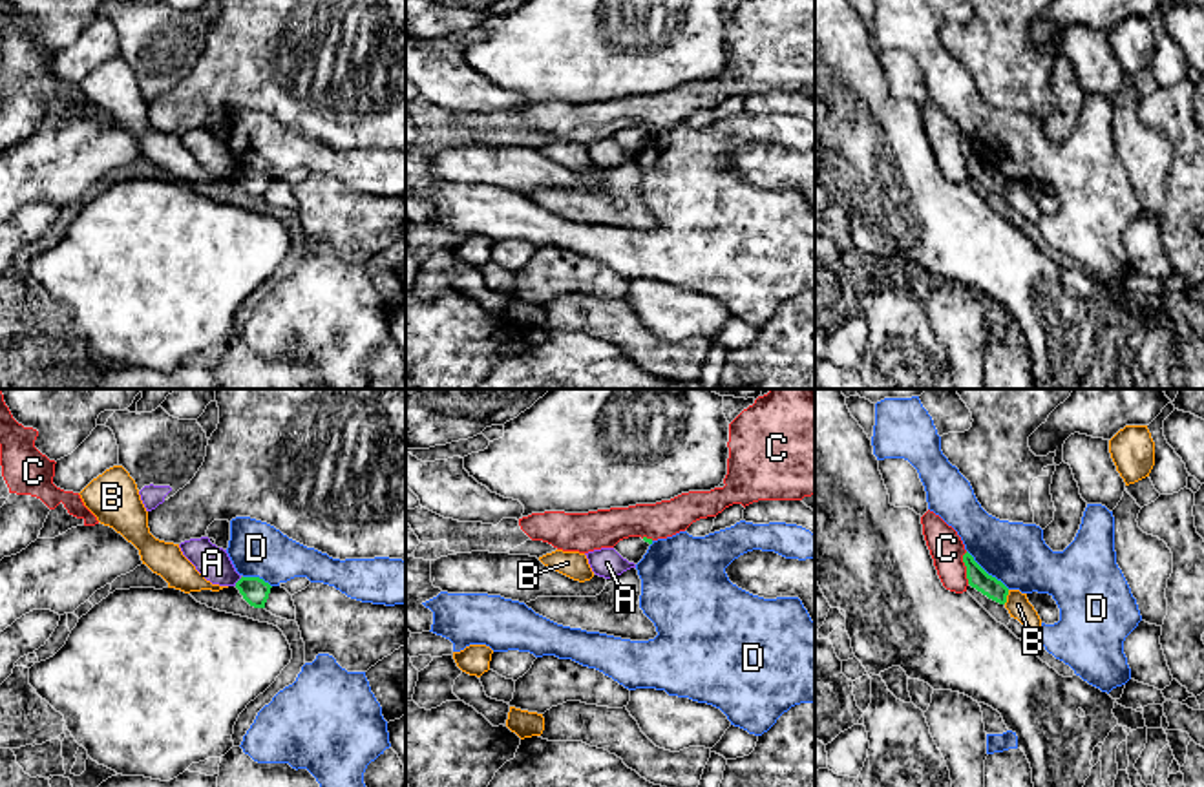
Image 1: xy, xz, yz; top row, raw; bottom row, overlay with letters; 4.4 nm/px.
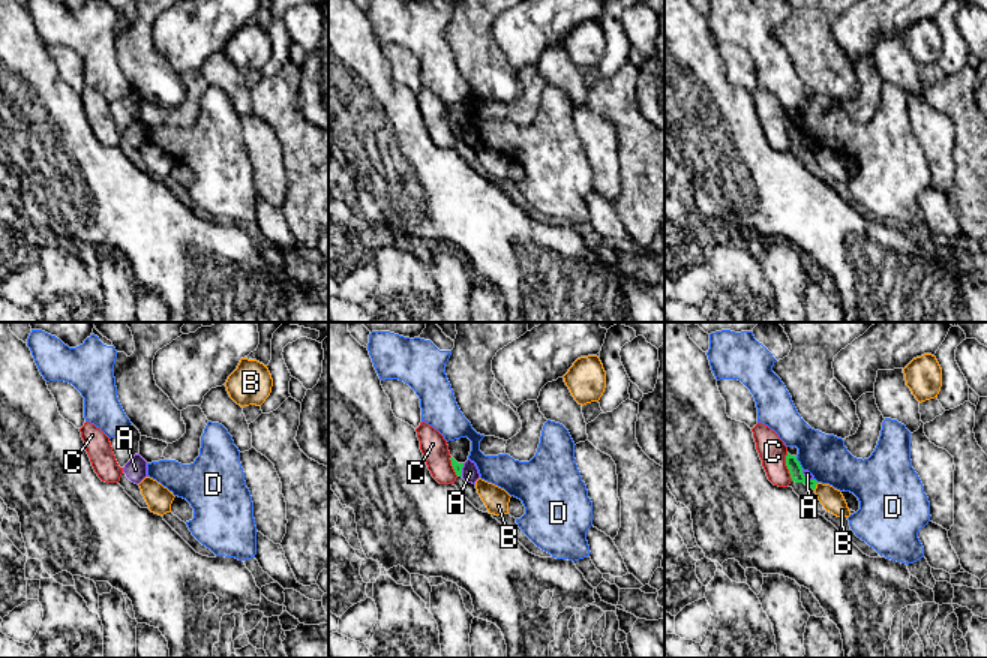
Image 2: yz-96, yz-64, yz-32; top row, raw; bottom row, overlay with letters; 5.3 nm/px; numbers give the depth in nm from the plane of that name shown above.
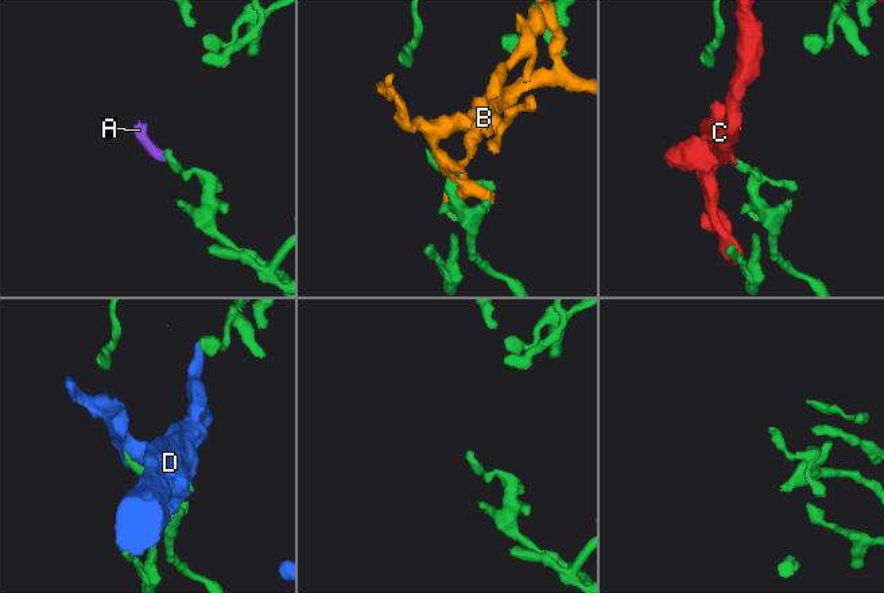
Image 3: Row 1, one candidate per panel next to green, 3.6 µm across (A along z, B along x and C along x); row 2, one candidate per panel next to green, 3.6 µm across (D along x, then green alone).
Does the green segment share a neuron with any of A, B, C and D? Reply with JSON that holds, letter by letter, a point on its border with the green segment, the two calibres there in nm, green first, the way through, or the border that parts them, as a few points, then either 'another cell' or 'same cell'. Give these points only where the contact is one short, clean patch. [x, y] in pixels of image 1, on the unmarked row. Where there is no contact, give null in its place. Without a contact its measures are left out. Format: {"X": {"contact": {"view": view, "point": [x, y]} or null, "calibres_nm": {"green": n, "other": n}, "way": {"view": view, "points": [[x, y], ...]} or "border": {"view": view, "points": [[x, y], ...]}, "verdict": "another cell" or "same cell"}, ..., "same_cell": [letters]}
{"A": {"contact": {"view": "xy", "point": [238, 172]}, "calibres_nm": {"green": 120, "other": 150}, "border": {"view": "xy", "points": [[242, 168], [234, 176]]}, "verdict": "another cell"}, "B": {"contact": {"view": "yz", "point": [1005, 188]}, "calibres_nm": {"green": 90, "other": 100}, "verdict": "another cell"}, "C": {"contact": {"view": "yz", "point": [967, 159]}, "calibres_nm": {"green": 90, "other": 150}, "verdict": "another cell"}, "D": {"contact": {"view": "yz", "point": [985, 163]}, "calibres_nm": {"green": 90, "other": 280}, "verdict": "another cell"}, "same_cell": []}

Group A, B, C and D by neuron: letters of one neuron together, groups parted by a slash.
A / B / C / D

